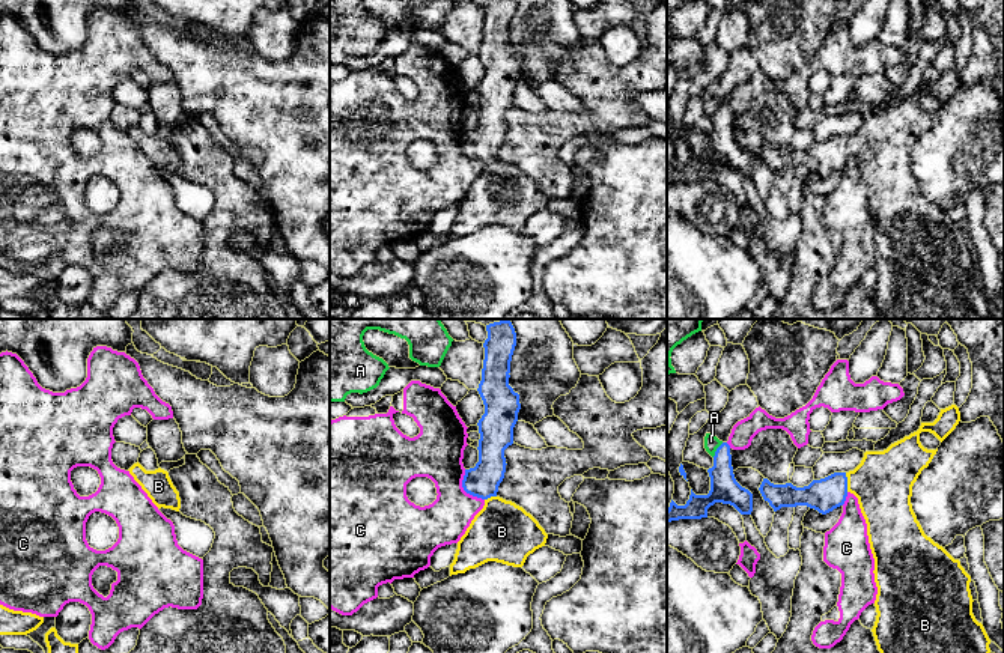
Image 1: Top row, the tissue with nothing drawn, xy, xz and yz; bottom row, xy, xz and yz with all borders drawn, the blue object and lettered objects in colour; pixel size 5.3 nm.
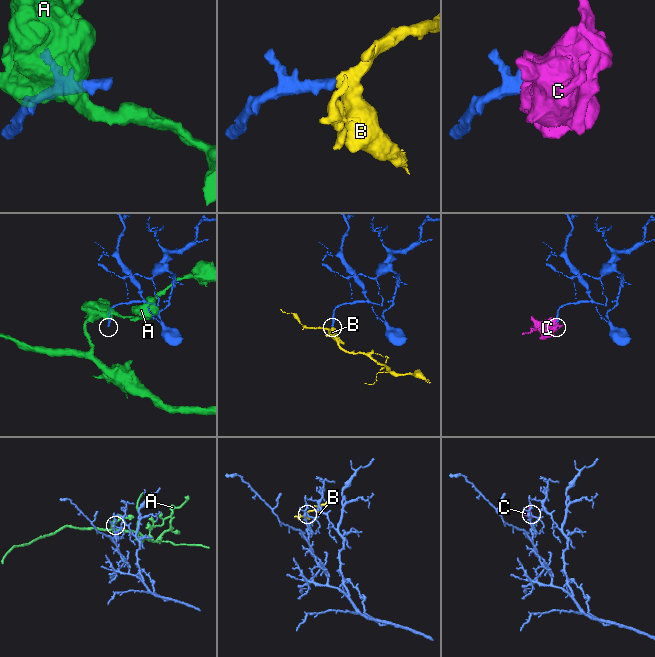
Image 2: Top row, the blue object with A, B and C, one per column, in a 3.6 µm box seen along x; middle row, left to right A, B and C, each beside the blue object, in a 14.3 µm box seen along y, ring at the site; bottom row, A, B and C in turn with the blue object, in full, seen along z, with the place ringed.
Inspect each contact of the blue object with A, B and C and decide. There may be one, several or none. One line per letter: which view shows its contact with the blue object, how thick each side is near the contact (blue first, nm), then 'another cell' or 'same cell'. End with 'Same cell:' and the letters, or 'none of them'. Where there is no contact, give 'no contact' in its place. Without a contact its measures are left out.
A: meets blue in yz; 150 nm thick on the blue side, 80 nm on the other; another cell
B: meets blue in yz; 180 nm thick on the blue side, 320 nm on the other; same cell
C: meets blue in xz; 170 nm thick on the blue side, 280 nm on the other; another cell
Same cell: B

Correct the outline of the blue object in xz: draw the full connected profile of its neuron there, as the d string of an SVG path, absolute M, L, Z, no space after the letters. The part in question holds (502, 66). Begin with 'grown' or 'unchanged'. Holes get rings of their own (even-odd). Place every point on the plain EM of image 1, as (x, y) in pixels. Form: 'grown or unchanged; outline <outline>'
grown; outline M488 0L479 57L485 77L479 83L479 125L465 132L462 150L482 161L483 172L474 179L458 205L450 239L465 236L488 224L522 230L527 220L545 209L548 197L522 170L497 158L504 141L504 113L513 107L513 90L521 72L519 57L509 48L510 24L516 0Z

